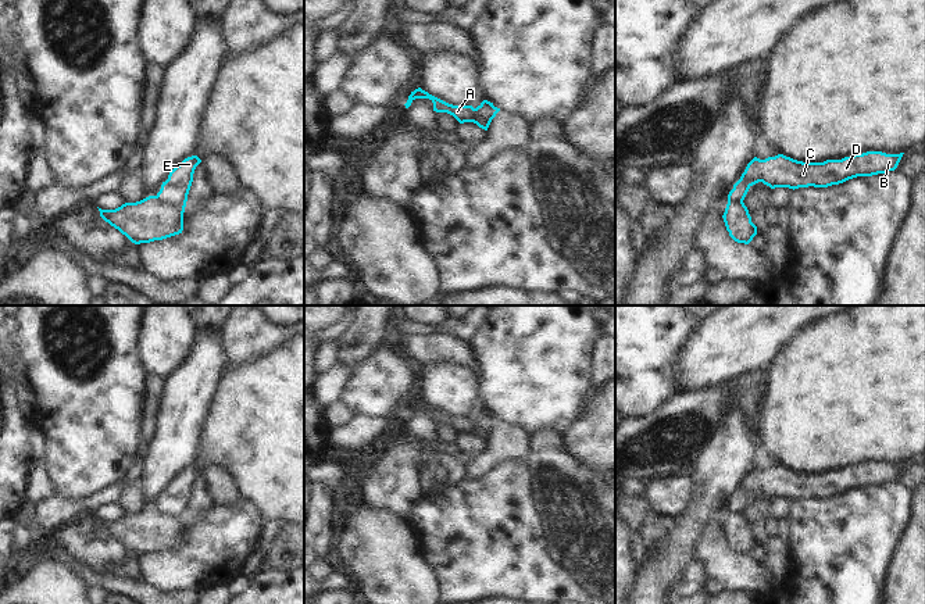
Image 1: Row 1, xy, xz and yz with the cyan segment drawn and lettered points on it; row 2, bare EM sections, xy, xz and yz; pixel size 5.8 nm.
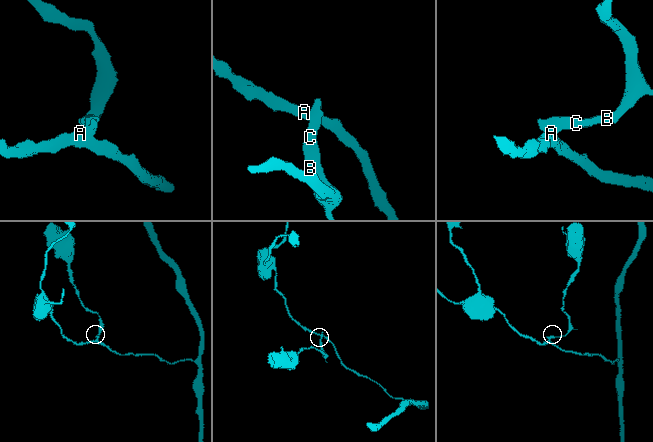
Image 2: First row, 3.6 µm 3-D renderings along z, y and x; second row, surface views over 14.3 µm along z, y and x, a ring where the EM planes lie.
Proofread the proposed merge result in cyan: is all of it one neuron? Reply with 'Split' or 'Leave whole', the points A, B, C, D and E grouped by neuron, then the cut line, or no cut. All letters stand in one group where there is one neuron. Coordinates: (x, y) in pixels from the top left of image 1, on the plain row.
Split. Groups: A / B C D E. Split along xy (156, 507), (172, 517), (184, 518)

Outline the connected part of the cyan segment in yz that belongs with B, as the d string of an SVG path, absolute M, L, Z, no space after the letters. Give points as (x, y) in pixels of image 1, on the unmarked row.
M867 462L824 473L803 473L783 465L765 471L754 468L729 503L728 512L743 514L749 500L758 493L771 500L789 498L794 501L808 497L828 498L857 487L886 485L897 479L903 465Z

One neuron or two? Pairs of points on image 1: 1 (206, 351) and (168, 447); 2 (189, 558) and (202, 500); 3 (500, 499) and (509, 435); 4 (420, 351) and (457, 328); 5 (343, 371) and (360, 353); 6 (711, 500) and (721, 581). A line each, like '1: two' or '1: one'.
1: one
2: two
3: two
4: two
5: two
6: two

